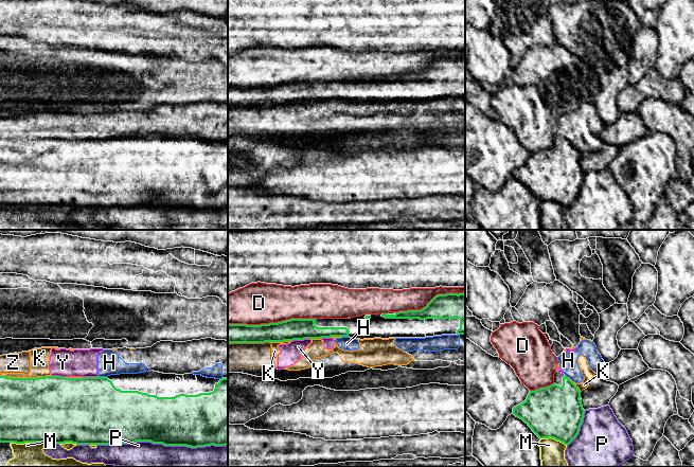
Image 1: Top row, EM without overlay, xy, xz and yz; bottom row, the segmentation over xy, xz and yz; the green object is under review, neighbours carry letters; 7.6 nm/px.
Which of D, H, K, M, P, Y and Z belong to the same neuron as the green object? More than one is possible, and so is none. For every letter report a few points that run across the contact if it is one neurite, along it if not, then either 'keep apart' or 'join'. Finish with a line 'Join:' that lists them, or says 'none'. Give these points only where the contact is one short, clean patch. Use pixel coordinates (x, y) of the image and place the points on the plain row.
D: keep apart
H: line xy (99, 138), (106, 140); keep apart
K: keep apart
M: keep apart
P: keep apart
Y: line xz (309, 101), (291, 104); keep apart
Z: line xz (269, 105), (230, 105), (228, 107); keep apart
Join: none

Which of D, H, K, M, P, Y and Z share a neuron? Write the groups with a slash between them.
D / H K Y Z / M / P

